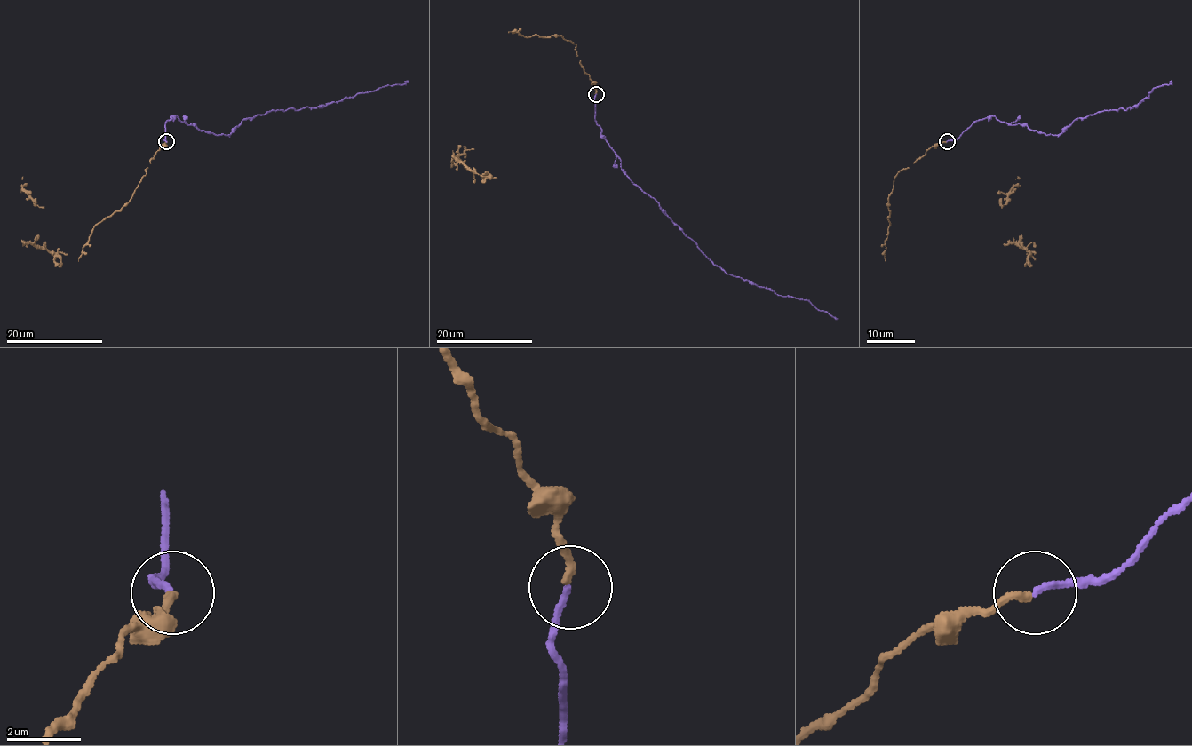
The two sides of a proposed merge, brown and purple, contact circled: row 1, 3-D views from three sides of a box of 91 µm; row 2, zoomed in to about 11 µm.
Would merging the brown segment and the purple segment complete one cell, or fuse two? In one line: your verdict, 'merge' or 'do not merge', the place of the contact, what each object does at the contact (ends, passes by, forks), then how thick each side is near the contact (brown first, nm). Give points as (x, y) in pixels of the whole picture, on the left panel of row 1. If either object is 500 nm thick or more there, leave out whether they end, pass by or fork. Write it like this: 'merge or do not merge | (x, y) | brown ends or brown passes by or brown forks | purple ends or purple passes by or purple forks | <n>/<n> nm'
merge | (166, 141) | brown ends | purple ends | 190/160 nm

